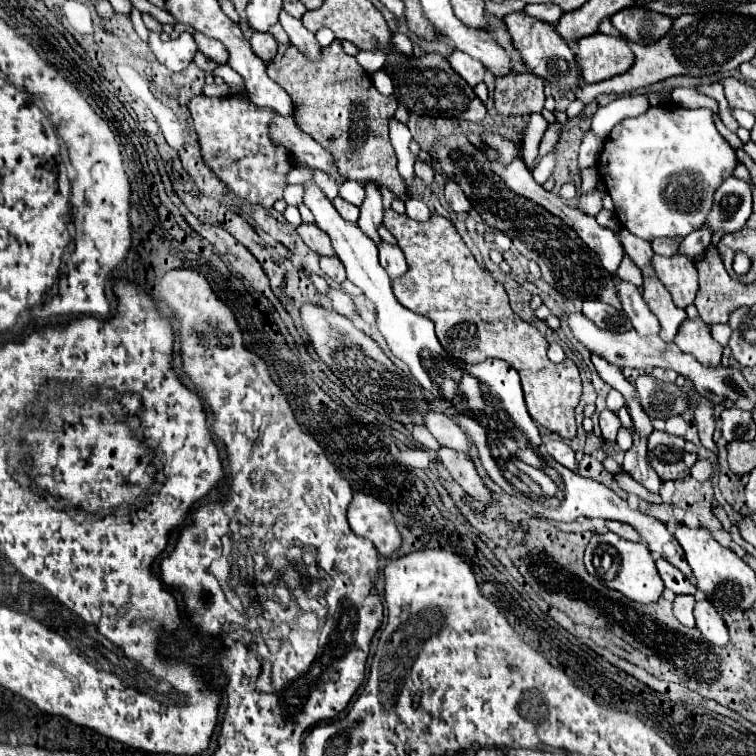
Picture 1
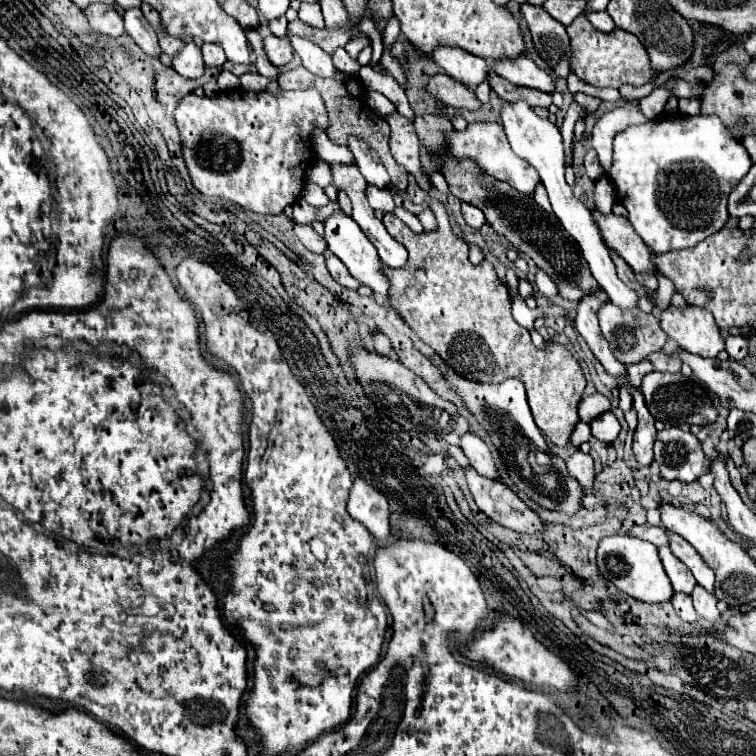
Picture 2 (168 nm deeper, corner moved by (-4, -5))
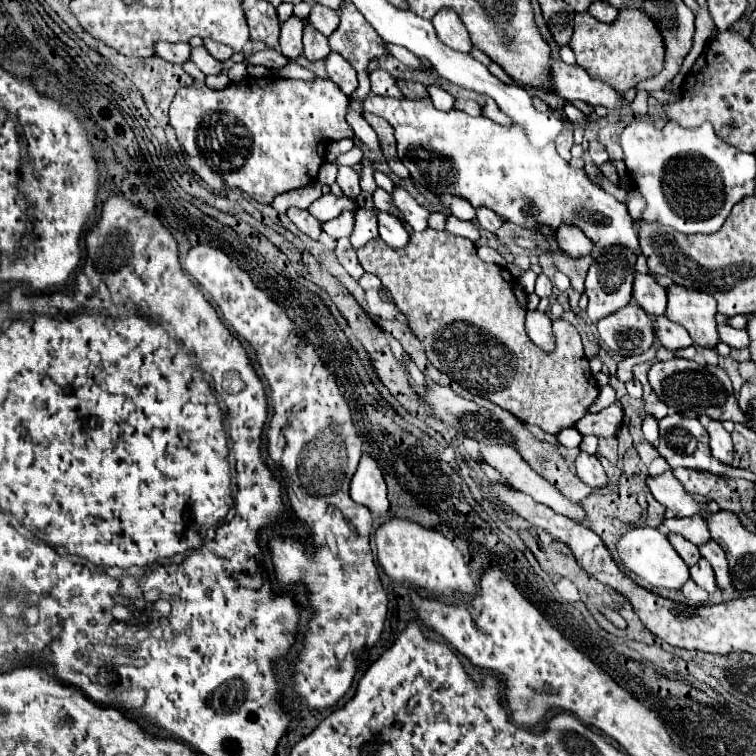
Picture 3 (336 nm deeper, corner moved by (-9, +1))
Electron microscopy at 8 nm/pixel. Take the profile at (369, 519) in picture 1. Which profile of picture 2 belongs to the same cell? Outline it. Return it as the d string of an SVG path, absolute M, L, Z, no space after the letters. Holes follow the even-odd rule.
M354 479L348 499L348 513L360 521L374 539L386 541L390 537L390 511L386 497L368 485L364 479Z

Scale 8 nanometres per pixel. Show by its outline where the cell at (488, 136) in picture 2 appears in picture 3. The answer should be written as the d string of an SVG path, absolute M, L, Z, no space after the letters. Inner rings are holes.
M369 93L367 101L357 103L353 101L353 107L359 111L369 111L373 115L379 115L391 123L395 129L397 149L403 165L409 169L411 179L417 181L423 189L429 189L435 195L457 195L467 199L473 207L489 207L505 221L515 223L521 229L539 229L541 225L549 227L551 231L557 231L563 223L579 227L593 243L595 247L611 247L615 243L635 249L639 253L639 239L635 233L635 221L627 213L627 207L617 201L613 195L605 193L599 185L595 185L583 169L571 167L565 159L561 159L555 151L555 145L549 143L543 149L535 149L523 129L519 125L497 125L491 119L479 115L471 117L463 111L451 109L451 111L439 111L433 107L431 99L393 99L393 97L381 97L375 93Z

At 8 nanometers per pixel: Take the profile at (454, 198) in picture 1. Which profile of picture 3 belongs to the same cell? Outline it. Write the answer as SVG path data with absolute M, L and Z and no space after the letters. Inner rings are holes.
M483 207L483 209L477 209L477 223L479 223L483 229L495 233L495 231L501 227L503 221L501 221L501 217L499 217L495 211Z

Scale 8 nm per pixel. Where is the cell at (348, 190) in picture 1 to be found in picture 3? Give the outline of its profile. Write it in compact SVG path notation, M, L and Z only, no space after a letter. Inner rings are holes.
M397 187L393 191L393 203L401 209L401 213L405 215L405 221L413 227L413 231L427 229L427 219L431 213L425 207L421 207L405 189Z

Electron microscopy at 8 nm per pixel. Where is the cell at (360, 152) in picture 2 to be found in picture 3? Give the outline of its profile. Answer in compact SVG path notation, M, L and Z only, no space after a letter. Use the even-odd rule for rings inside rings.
M347 109L347 123L353 127L353 131L355 131L355 137L363 143L363 145L367 145L369 149L373 149L373 151L379 151L379 141L377 141L377 137L375 137L375 131L371 129L371 125L361 117L361 113L357 113L355 109Z

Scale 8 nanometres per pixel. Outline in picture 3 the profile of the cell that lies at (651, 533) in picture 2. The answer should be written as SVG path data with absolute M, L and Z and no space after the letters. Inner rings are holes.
M693 515L693 517L679 517L679 519L665 519L665 527L669 531L677 531L683 537L687 537L691 543L695 545L703 545L707 541L711 541L711 533L707 523L703 521L701 515Z

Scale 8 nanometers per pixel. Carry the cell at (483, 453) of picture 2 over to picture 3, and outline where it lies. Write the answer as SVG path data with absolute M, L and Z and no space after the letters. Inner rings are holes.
M481 445L481 453L483 453L485 461L487 461L491 467L495 467L497 471L501 471L501 475L507 477L507 479L513 483L513 487L515 487L517 491L531 495L535 501L539 501L539 503L543 503L543 505L547 505L547 507L551 507L555 513L561 513L561 515L565 515L565 517L569 517L569 519L573 519L573 521L579 521L579 523L585 523L585 521L587 521L587 513L585 513L585 509L581 507L581 503L575 503L575 501L567 499L553 483L549 483L545 477L541 477L537 471L533 471L533 469L523 461L523 457L515 451L515 447L505 447L505 445Z

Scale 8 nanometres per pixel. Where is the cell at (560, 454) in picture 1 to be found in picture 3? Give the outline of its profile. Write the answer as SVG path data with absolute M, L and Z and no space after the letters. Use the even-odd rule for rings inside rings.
M579 453L575 465L577 465L577 475L579 475L579 479L581 479L585 485L589 485L589 487L593 487L593 489L603 489L603 487L609 485L609 477L607 477L607 473L603 471L597 455Z

